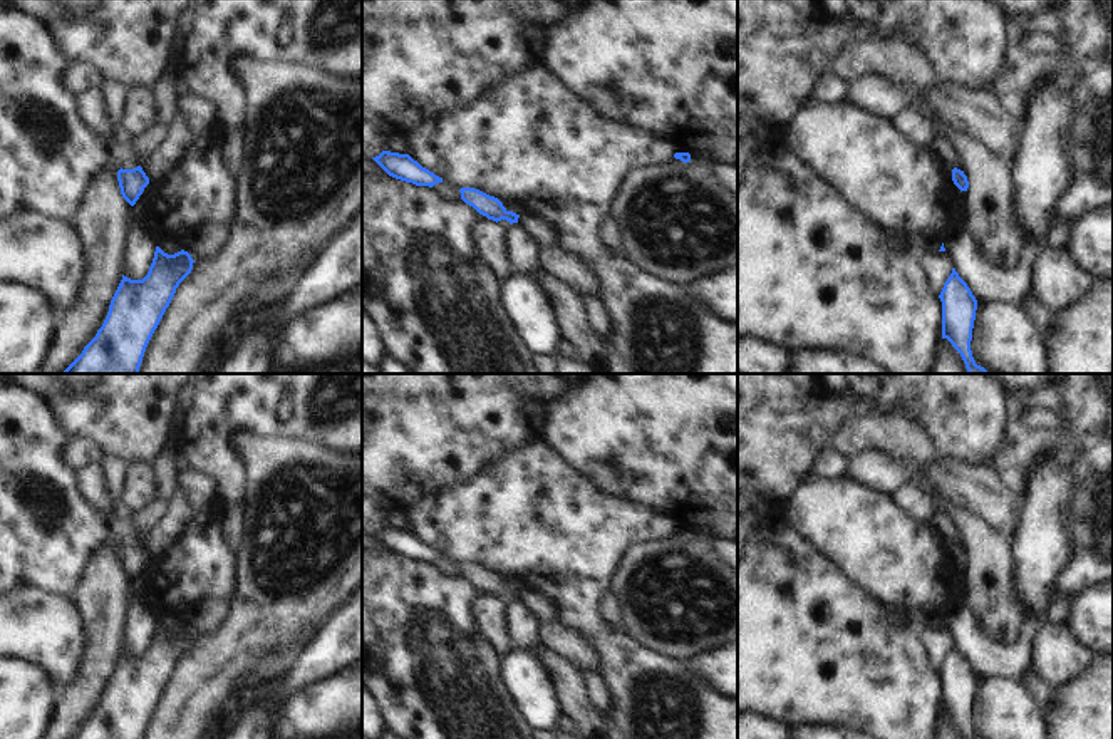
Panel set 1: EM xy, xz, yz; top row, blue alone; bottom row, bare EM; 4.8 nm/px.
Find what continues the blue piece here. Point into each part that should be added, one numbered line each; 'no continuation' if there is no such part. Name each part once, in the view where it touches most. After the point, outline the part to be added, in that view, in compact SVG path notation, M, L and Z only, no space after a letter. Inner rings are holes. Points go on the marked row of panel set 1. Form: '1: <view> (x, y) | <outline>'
no continuation

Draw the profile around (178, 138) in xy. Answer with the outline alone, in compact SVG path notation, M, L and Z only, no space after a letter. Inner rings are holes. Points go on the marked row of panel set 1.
M176 114L176 117L166 126L163 141L153 149L142 164L142 171L149 178L149 183L161 184L168 173L179 163L189 146L198 144L193 137L186 121Z

